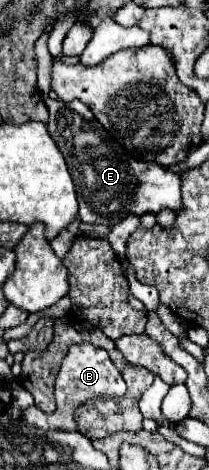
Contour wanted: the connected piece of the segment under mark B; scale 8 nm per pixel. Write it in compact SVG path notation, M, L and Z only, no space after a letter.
M81 343L69 349L67 357L61 363L61 371L57 375L57 408L51 414L45 414L35 405L28 407L22 414L22 420L31 426L43 429L43 431L77 431L77 421L75 421L75 411L81 407L85 401L91 397L101 397L101 399L119 399L127 391L125 381L113 361L109 359L107 351L91 345L91 343Z

